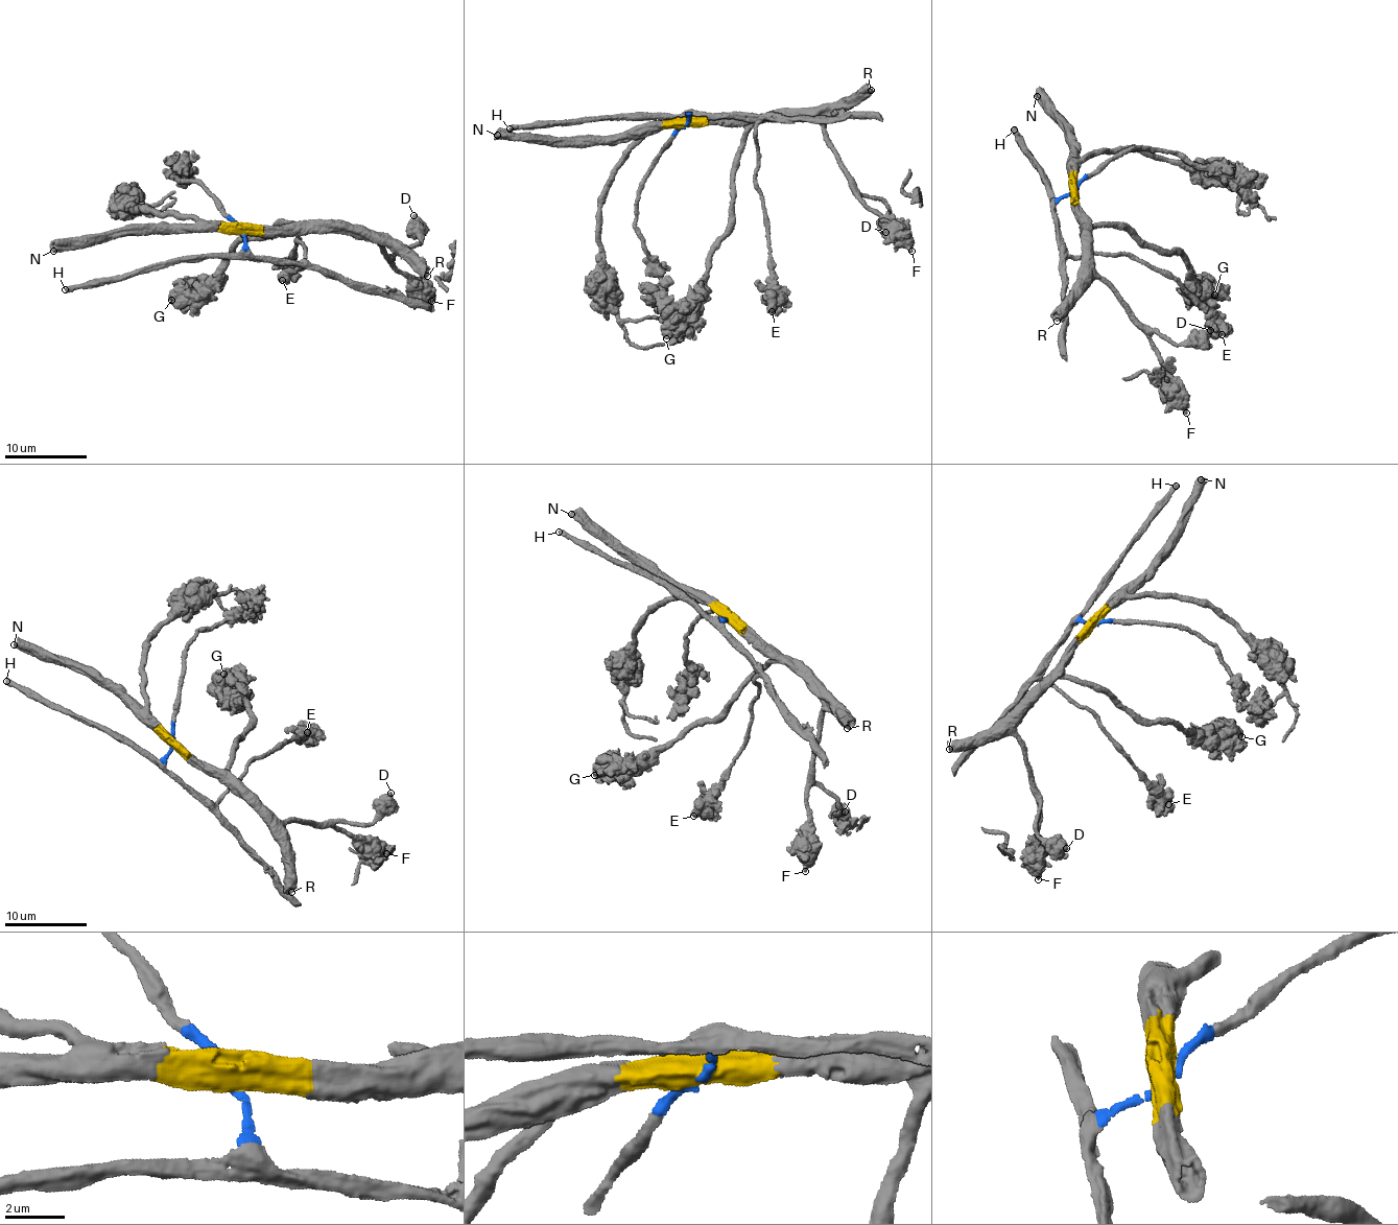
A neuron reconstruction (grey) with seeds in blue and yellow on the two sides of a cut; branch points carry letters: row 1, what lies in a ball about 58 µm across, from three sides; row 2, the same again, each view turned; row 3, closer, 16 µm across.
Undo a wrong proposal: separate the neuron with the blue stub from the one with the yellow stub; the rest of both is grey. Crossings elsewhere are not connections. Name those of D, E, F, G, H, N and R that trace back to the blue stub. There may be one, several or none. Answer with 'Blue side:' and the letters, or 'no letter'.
Blue side: E, H

